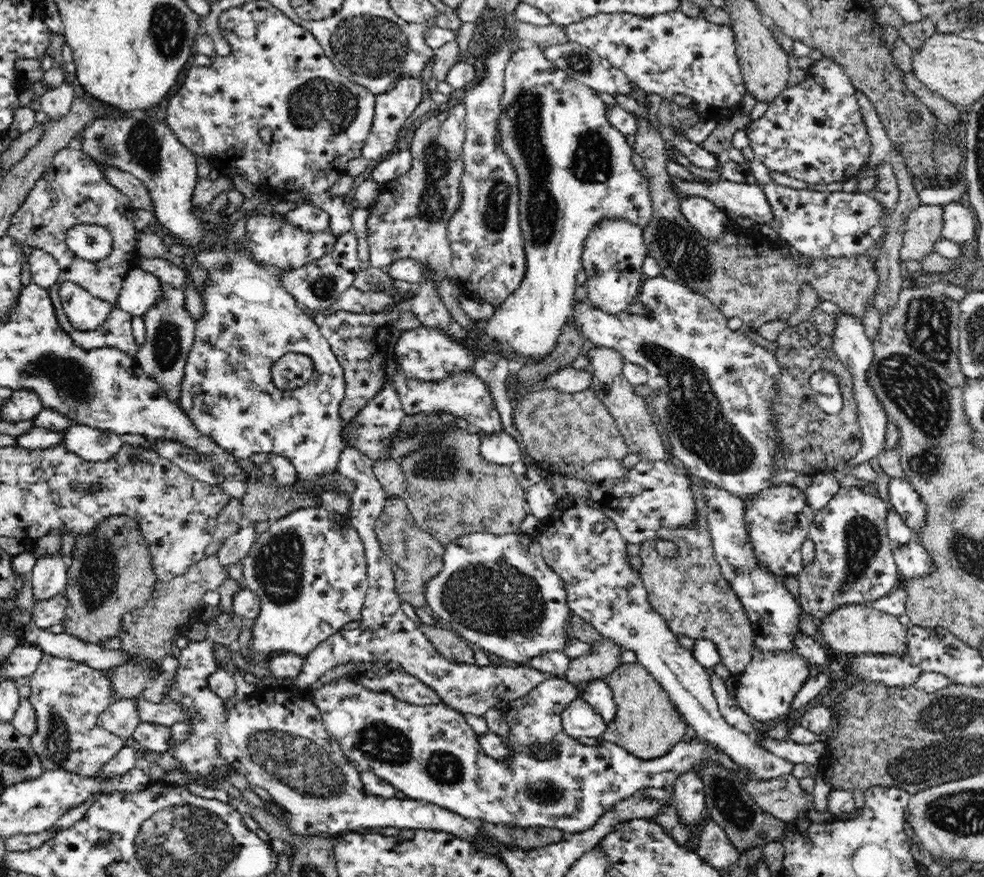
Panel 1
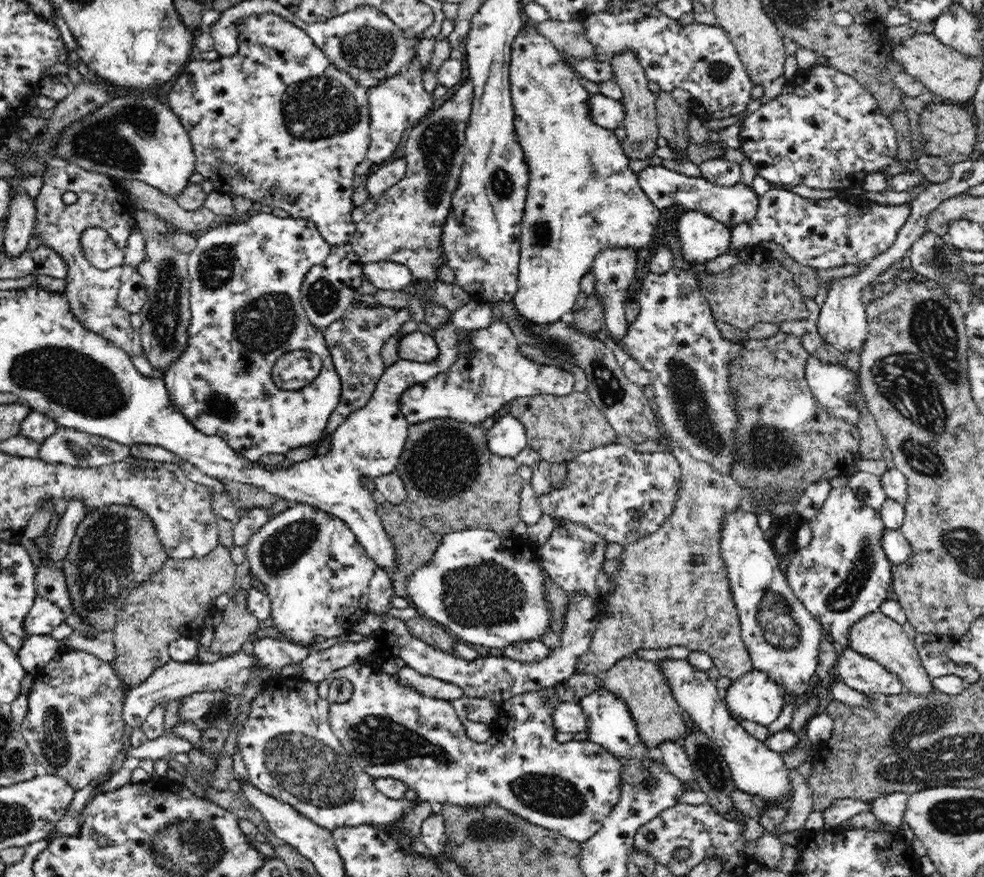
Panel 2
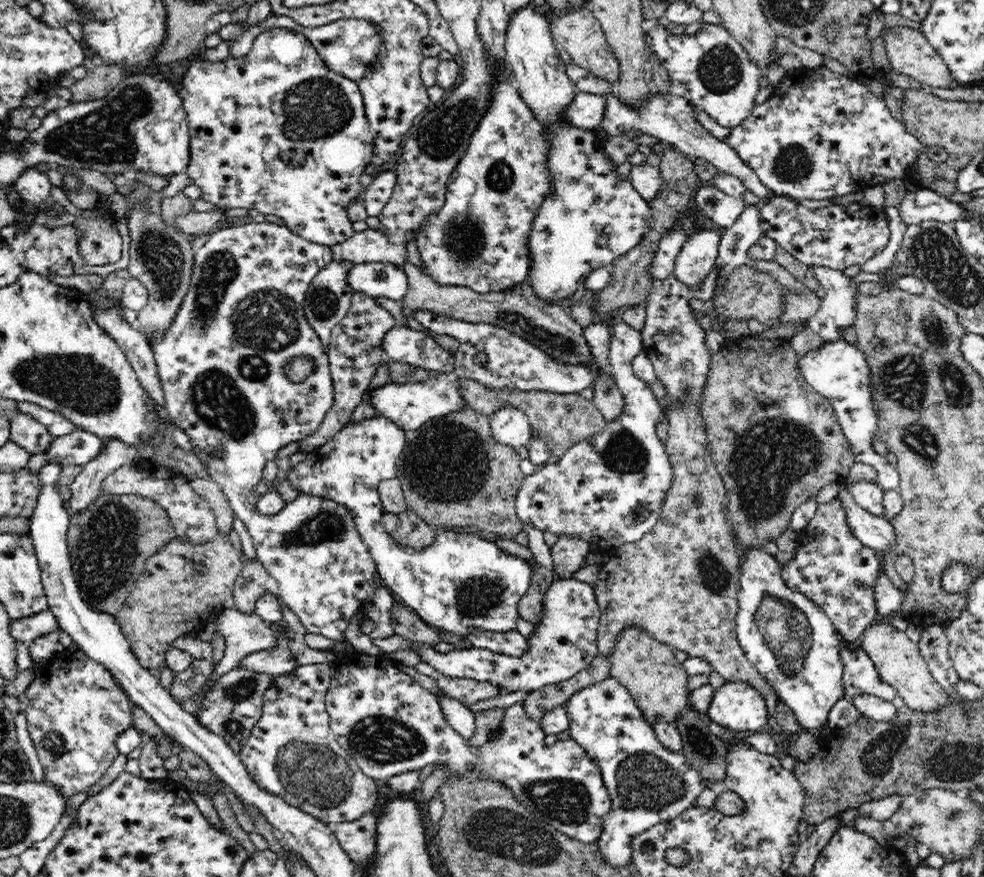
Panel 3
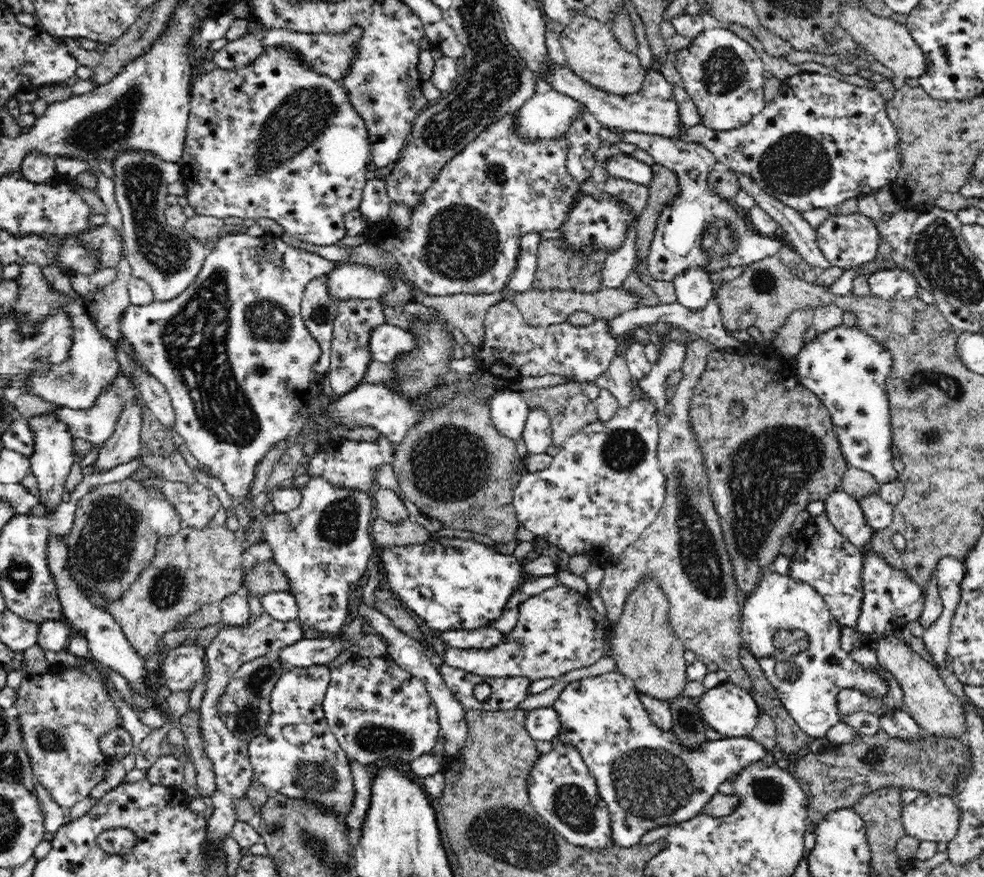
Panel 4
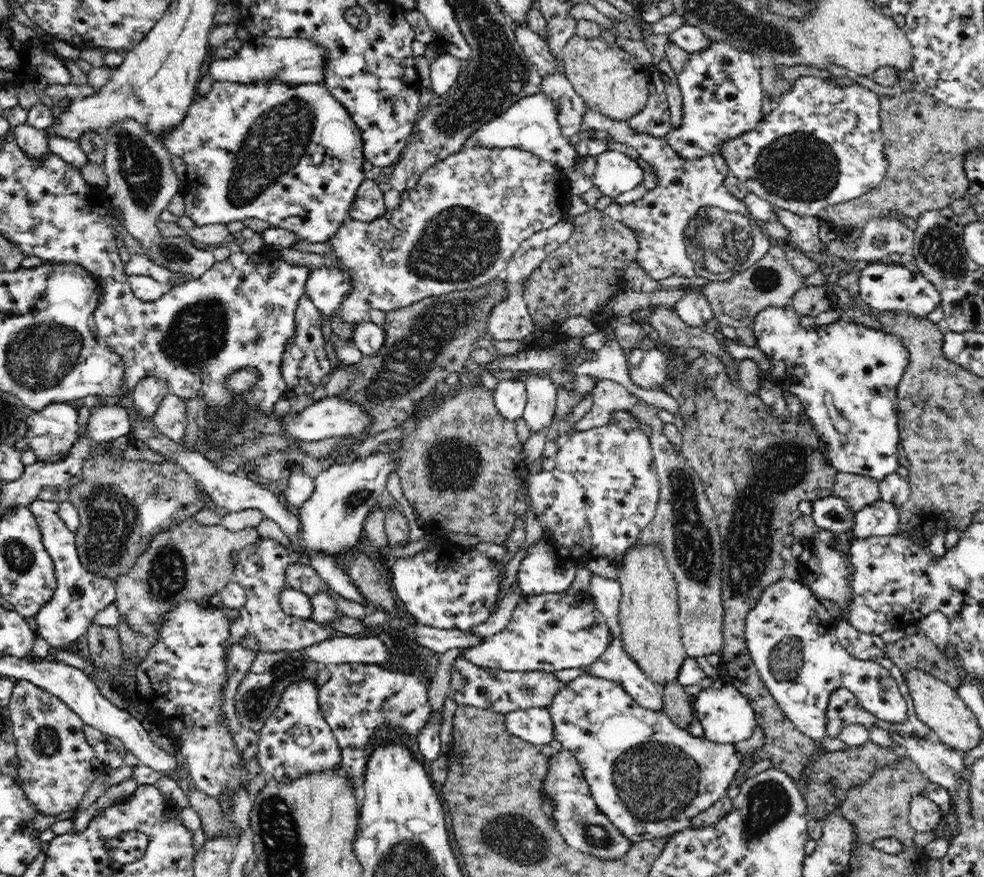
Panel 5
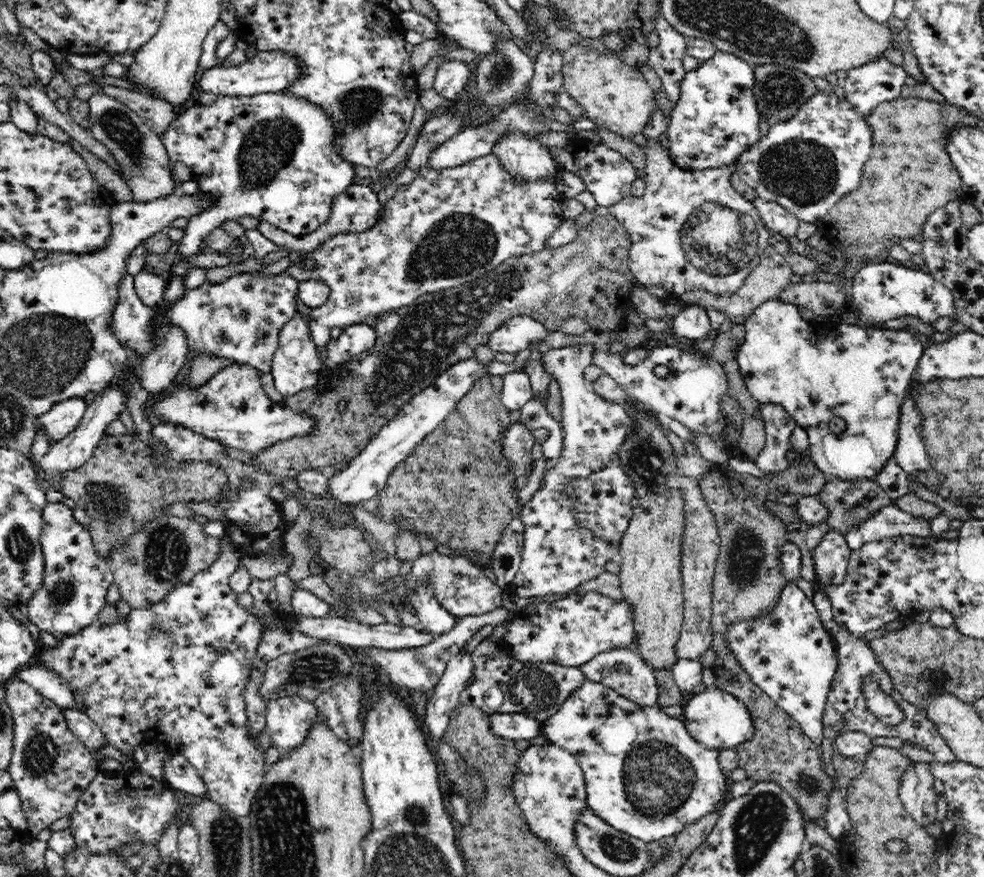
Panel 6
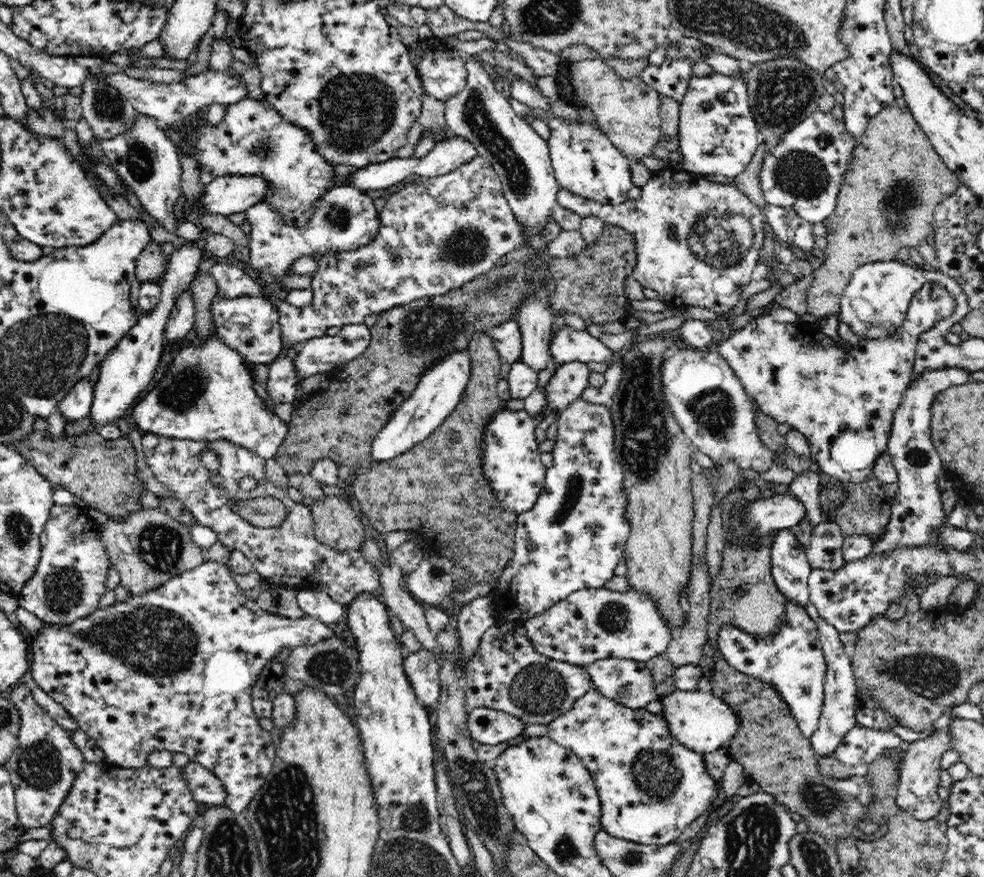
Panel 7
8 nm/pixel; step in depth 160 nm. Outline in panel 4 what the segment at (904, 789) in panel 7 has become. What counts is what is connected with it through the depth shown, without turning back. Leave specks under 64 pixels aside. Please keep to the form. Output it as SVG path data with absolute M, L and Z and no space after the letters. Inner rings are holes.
M924 795L902 808L905 835L920 841L950 842L957 837L961 814L949 795Z

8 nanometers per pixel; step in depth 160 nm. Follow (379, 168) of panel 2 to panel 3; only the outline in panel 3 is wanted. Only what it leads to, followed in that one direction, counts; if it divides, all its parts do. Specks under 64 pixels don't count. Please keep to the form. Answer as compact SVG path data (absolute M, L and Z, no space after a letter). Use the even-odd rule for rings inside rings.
M391 170L381 171L374 174L374 180L365 188L364 207L367 215L365 217L378 217L383 208L390 201L394 185L397 184L397 173Z

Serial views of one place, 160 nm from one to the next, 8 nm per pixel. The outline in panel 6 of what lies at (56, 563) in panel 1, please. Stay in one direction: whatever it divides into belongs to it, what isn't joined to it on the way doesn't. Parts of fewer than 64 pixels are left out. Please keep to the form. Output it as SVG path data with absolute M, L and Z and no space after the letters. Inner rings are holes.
M172 328L154 352L144 358L138 377L142 388L150 394L160 394L169 390L172 381L180 378L185 372L188 357L183 332Z

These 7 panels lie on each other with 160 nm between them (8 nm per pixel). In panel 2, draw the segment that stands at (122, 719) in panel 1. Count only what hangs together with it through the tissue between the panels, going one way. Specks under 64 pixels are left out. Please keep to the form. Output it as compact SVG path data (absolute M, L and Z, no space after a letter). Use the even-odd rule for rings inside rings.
M243 651L222 657L214 663L182 663L170 659L164 666L157 668L141 685L126 691L122 710L124 726L131 726L133 729L140 727L152 708L158 704L178 701L196 692L233 691L237 687L241 688L254 676L256 659L254 654L246 654Z

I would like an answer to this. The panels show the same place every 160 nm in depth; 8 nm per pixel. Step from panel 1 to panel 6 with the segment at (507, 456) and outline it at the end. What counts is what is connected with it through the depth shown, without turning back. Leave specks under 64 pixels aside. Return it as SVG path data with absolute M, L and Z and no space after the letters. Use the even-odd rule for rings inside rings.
M526 371L505 374L502 391L498 396L499 405L503 408L520 410L532 397L530 379Z

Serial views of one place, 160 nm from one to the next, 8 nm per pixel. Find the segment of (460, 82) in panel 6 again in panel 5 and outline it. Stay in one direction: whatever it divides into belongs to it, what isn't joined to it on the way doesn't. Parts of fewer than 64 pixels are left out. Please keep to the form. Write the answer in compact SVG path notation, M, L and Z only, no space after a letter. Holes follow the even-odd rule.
M448 53L431 58L431 79L434 95L447 97L457 85L458 74L461 74L461 59Z

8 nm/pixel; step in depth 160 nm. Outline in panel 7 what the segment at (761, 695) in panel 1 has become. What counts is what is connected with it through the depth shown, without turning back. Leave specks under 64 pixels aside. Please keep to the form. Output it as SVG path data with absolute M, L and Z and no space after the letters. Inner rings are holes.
M676 690L668 696L661 698L663 717L672 731L672 735L678 738L680 743L694 751L708 754L725 748L732 738L737 736L740 729L740 718L737 717L736 710L725 700L717 698L708 692L697 690L684 692Z

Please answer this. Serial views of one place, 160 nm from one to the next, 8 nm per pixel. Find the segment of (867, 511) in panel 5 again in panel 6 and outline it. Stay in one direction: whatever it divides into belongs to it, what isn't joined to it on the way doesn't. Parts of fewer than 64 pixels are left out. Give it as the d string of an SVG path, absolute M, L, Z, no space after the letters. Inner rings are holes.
M894 504L884 506L874 512L870 518L854 524L845 534L845 541L850 551L863 546L863 543L878 539L902 537L907 534L920 537L932 537L930 521L922 517L901 511Z

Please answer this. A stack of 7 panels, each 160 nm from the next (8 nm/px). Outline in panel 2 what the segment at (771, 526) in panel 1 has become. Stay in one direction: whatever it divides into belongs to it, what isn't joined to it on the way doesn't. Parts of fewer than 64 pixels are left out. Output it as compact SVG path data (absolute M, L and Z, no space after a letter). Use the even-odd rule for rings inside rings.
M795 512L790 516L789 514L783 518L773 519L773 529L771 533L766 536L768 543L775 552L777 559L784 558L784 556L791 556L798 549L795 537L795 528L807 521L800 517Z

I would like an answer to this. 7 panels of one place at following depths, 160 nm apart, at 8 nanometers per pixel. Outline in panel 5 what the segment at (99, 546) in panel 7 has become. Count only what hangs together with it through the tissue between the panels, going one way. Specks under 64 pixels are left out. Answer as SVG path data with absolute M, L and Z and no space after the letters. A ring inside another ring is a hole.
M36 499L28 507L40 526L42 542L48 555L53 559L54 573L57 576L57 589L54 590L53 600L48 602L45 608L35 616L36 623L38 623L36 634L41 635L50 646L64 649L78 640L82 634L87 634L95 616L110 603L115 602L116 590L114 582L108 578L100 578L87 573L86 566L79 561L75 534L68 529L60 517L58 503L57 499L50 502Z

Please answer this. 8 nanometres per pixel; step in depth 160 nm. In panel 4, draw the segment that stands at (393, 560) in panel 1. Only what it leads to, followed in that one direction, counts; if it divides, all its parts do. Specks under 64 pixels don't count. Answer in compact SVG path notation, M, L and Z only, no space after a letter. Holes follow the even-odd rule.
M374 516L370 526L371 538L375 545L382 547L397 545L412 545L426 542L432 538L432 533L422 525L411 522L408 518L392 524L382 517Z

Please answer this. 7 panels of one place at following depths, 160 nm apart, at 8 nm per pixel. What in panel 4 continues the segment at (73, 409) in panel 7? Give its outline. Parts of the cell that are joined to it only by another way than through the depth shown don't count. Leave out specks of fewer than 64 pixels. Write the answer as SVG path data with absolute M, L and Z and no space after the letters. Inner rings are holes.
M44 413L26 418L30 430L34 435L34 450L29 456L31 462L31 471L36 476L39 488L38 504L47 506L47 513L52 513L54 508L63 500L62 495L65 493L64 482L72 468L74 460L74 437L68 433L68 427L64 421L60 421L54 413Z

